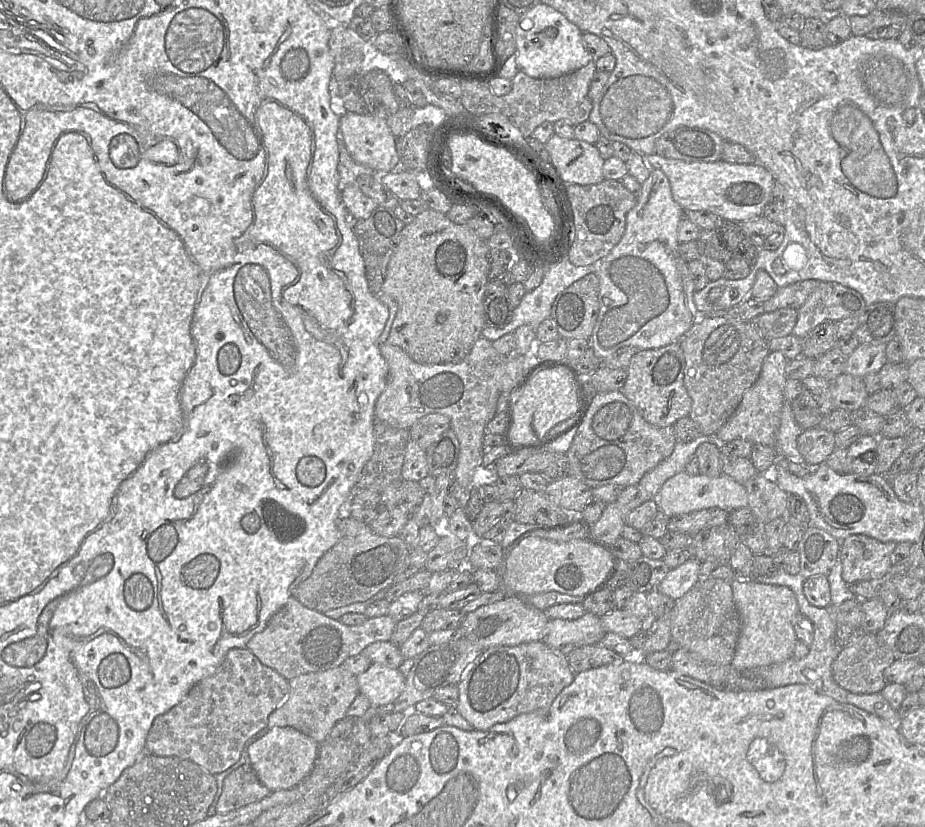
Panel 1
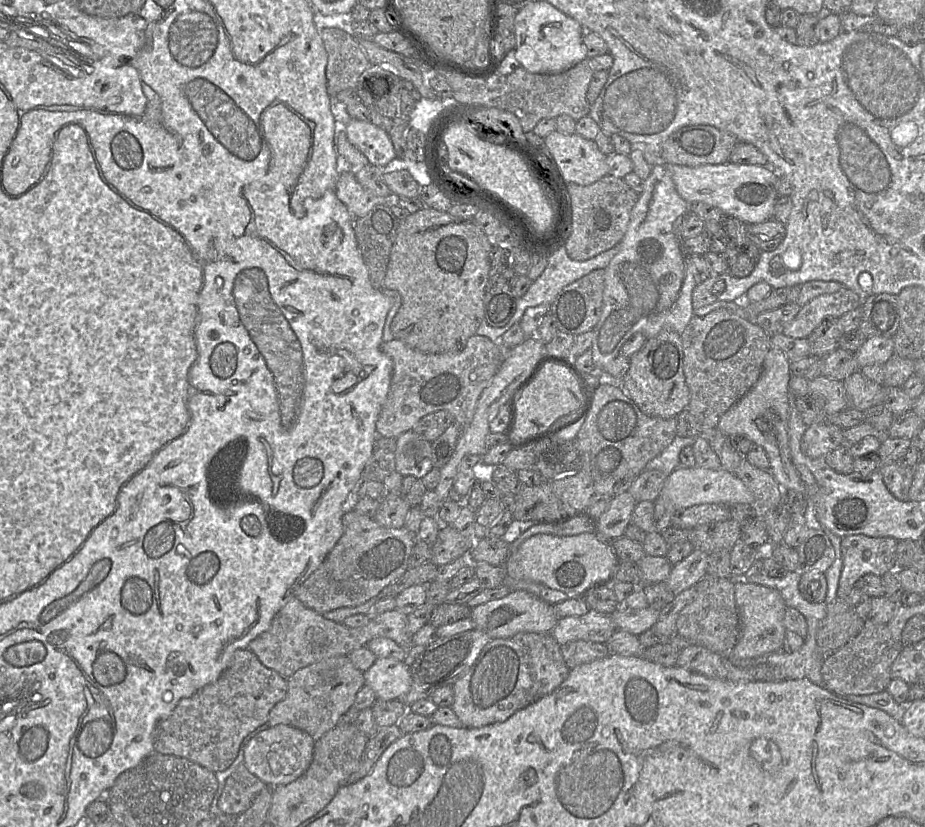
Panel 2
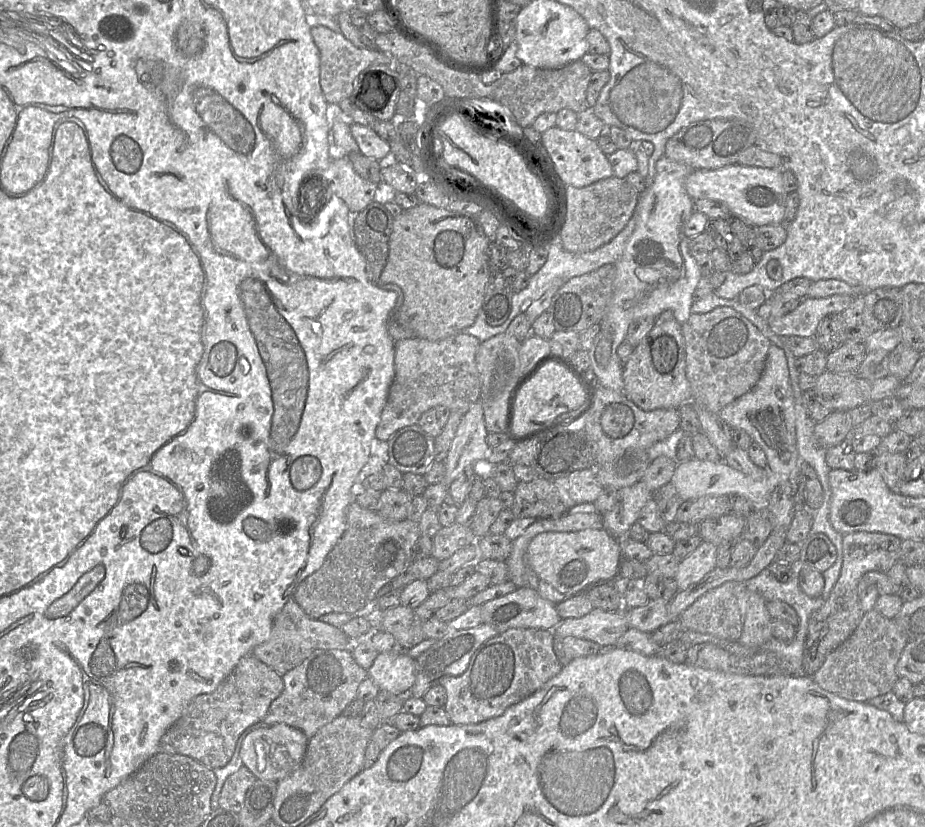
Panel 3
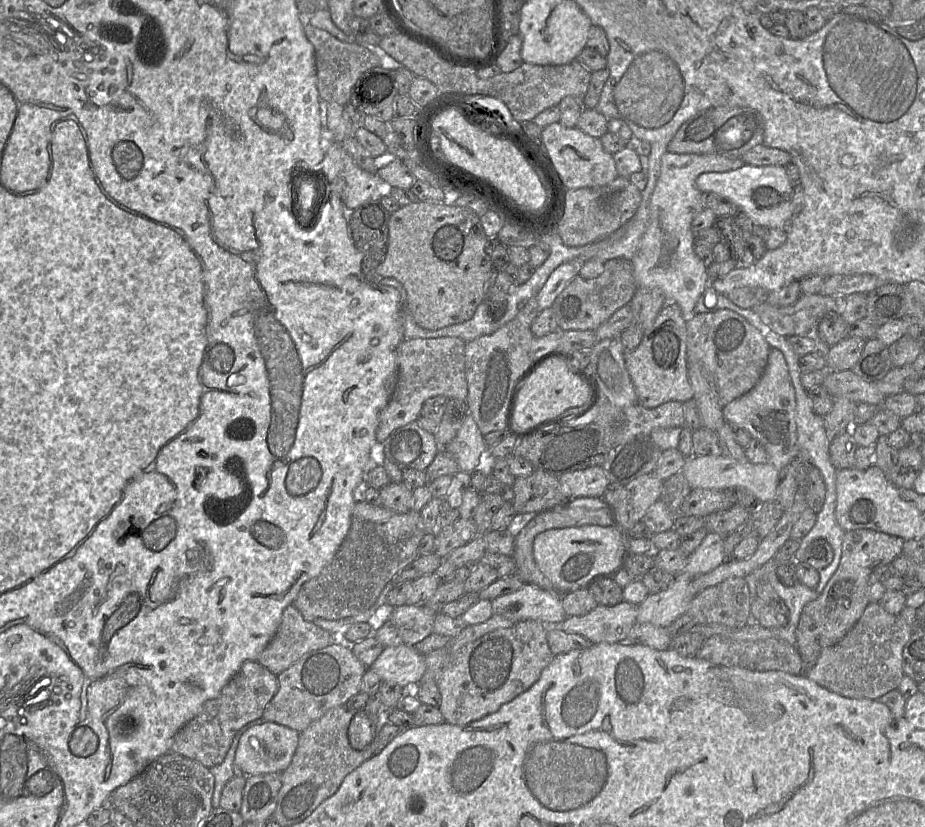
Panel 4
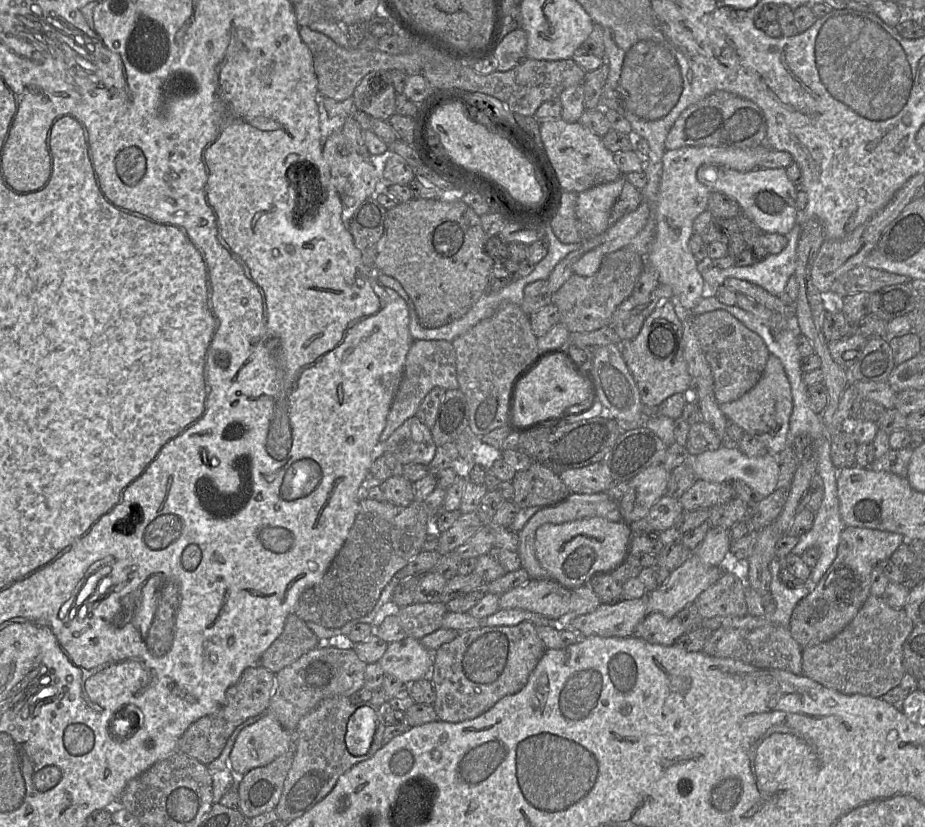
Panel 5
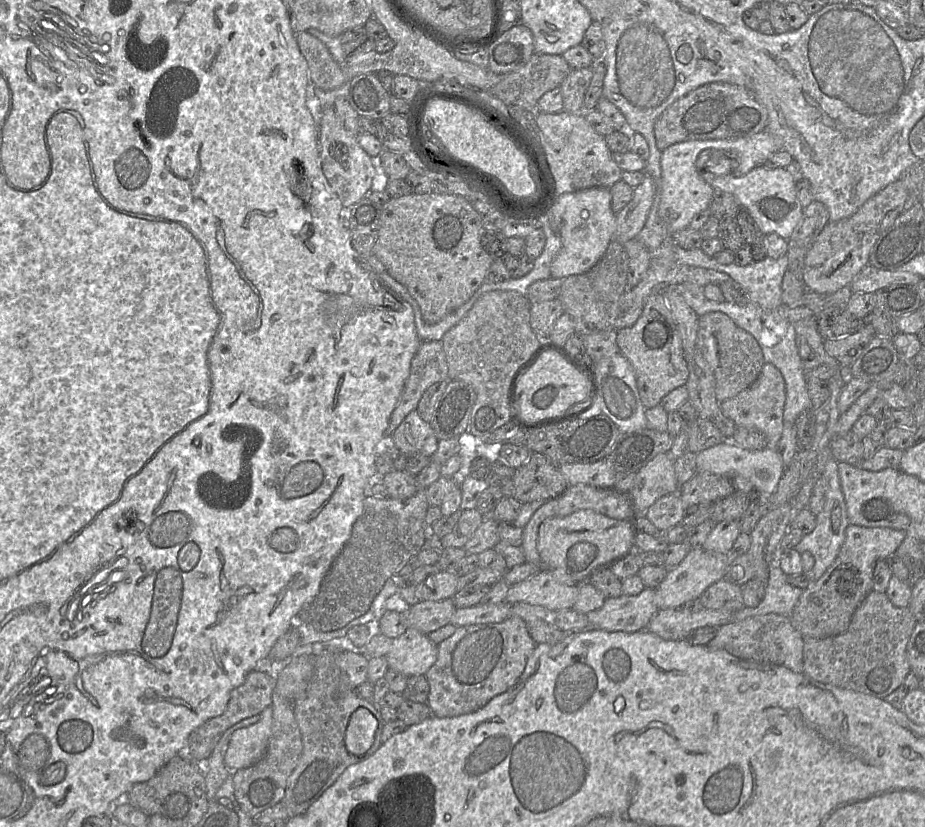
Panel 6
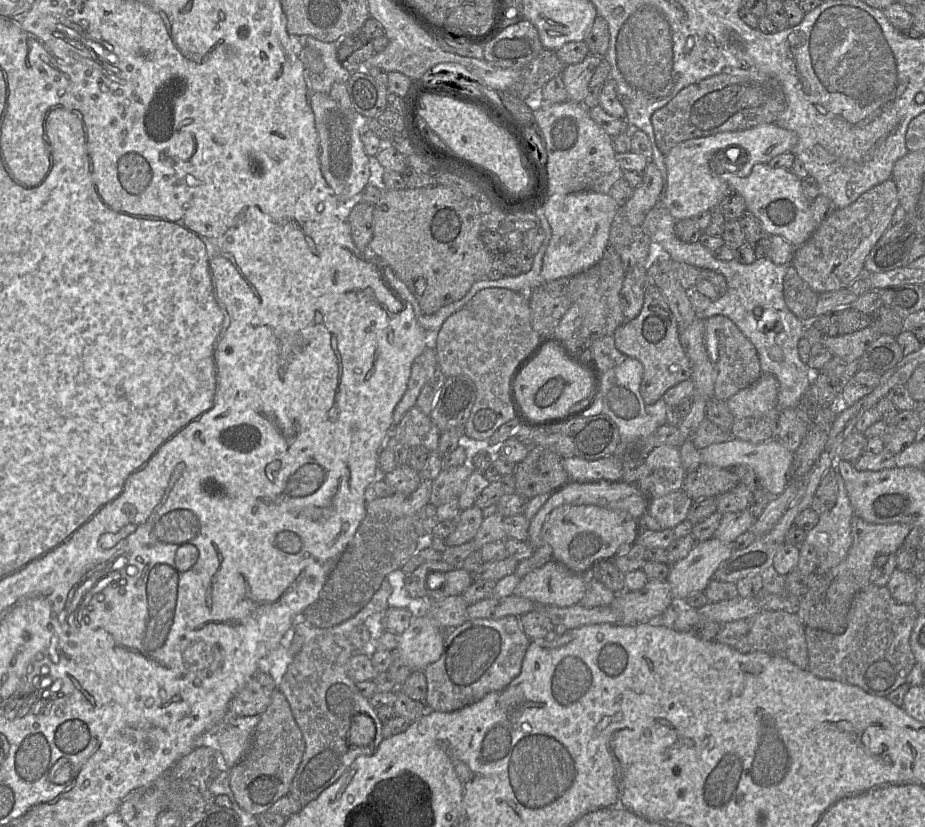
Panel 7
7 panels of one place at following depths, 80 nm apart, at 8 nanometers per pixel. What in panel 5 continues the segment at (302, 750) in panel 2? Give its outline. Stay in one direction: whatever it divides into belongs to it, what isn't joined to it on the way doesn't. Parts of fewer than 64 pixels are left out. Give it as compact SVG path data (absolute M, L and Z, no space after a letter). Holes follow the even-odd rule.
M263 713L259 716L261 718L258 721L240 731L231 750L230 769L237 774L244 775L253 768L270 764L292 746L293 732L282 727L278 720L269 713Z

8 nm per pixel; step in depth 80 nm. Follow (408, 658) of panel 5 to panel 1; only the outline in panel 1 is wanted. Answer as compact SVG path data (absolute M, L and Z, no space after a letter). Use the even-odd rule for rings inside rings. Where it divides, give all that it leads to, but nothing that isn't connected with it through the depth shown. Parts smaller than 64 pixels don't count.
M378 663L356 676L359 692L371 702L371 706L382 706L394 701L405 689L406 677L398 668Z

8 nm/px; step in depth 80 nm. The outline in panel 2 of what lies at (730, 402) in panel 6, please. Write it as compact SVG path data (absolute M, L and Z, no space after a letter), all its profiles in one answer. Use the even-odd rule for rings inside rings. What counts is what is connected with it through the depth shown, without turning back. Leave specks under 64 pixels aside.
M771 347L756 384L721 416L716 429L726 436L743 435L762 447L769 459L769 471L780 487L805 494L805 486L791 458L788 438L790 362L783 351Z

